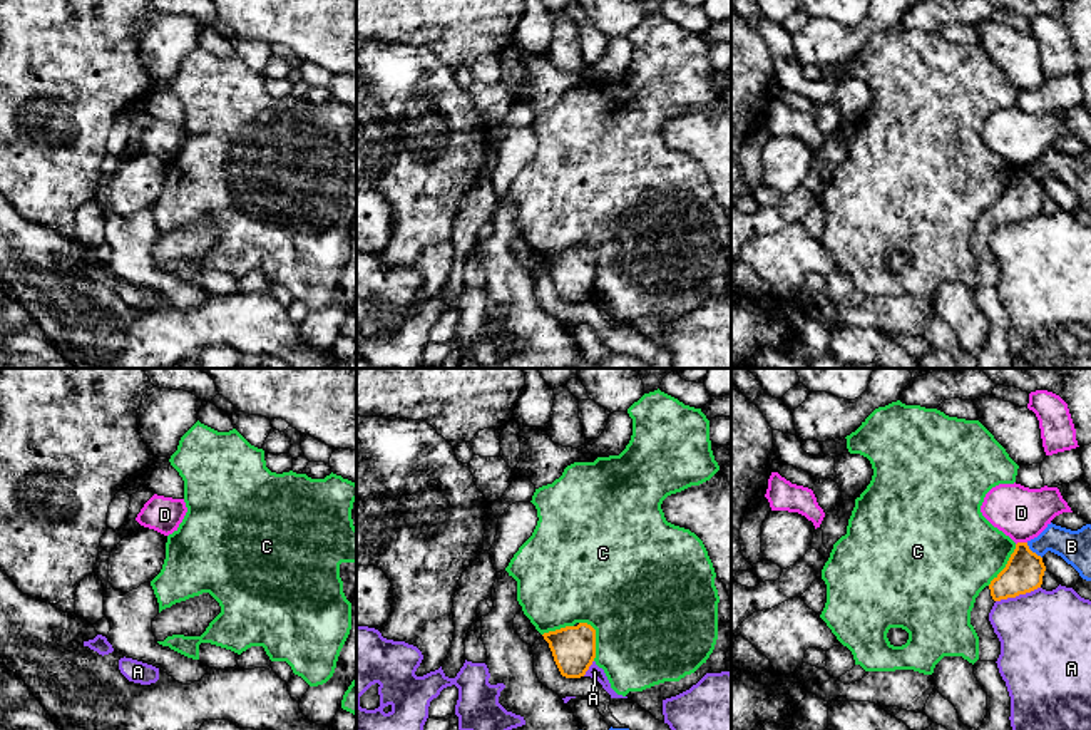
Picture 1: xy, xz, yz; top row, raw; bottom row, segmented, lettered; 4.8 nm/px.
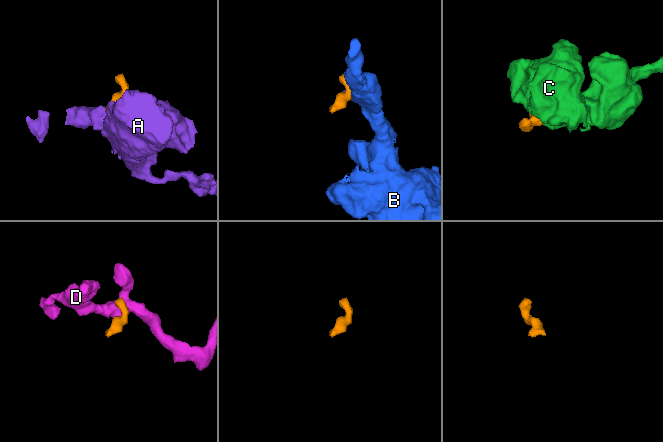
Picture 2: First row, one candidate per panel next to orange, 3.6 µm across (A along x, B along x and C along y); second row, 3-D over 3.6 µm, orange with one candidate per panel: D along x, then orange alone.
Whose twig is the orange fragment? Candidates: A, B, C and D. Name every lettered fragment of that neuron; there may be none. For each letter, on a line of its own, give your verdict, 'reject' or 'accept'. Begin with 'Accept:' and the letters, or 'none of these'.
Accept: none of these
A: reject
B: reject
C: reject
D: reject

